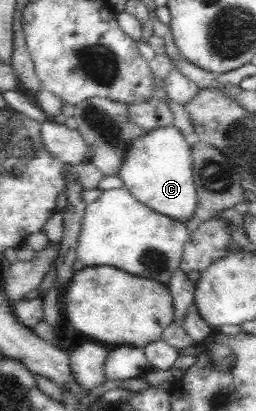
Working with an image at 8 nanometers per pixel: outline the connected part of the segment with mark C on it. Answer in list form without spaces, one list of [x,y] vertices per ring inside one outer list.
[[[174,125],[145,131],[138,139],[135,139],[127,148],[125,160],[120,166],[118,176],[123,180],[124,187],[141,204],[148,206],[151,210],[181,222],[189,221],[194,215],[198,196],[193,176],[191,149],[185,137]]]

